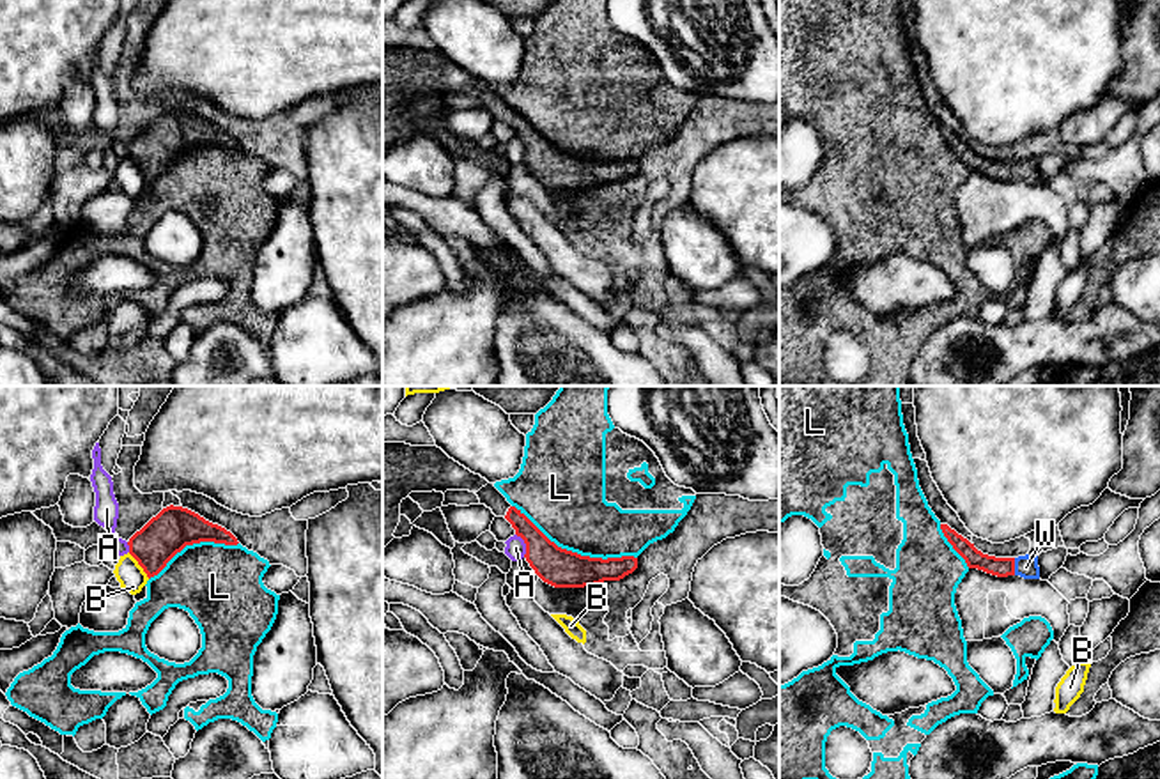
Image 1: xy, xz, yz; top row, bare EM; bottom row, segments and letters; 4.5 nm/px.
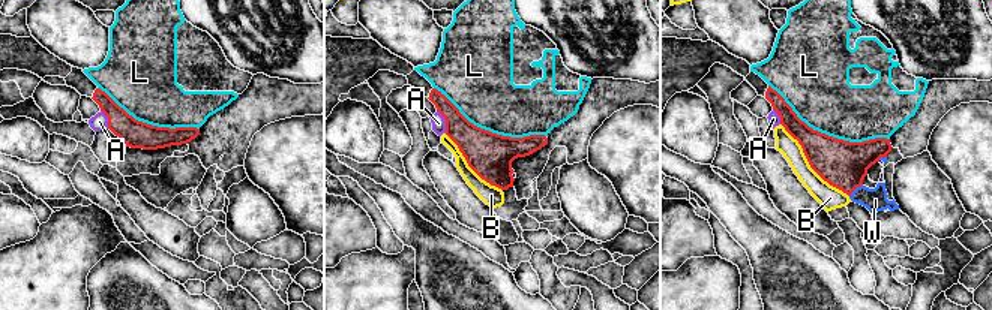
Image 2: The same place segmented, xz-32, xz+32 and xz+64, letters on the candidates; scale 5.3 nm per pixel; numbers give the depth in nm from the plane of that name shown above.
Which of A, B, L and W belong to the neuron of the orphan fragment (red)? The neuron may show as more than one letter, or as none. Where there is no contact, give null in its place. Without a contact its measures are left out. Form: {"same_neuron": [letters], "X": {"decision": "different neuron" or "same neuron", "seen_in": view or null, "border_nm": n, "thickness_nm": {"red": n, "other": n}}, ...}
{"same_neuron": ["W"], "A": {"decision": "different neuron", "seen_in": "xz", "border_nm": 120, "thickness_nm": {"red": 180, "other": 90}}, "B": {"decision": "different neuron", "seen_in": "xy", "border_nm": 160, "thickness_nm": {"red": 200, "other": 120}}, "L": {"decision": "different neuron", "seen_in": "xz", "border_nm": 600, "thickness_nm": {"red": 180, "other": 360}}, "W": {"decision": "same neuron", "seen_in": "yz", "border_nm": 80, "thickness_nm": {"red": 90, "other": 100}}}

